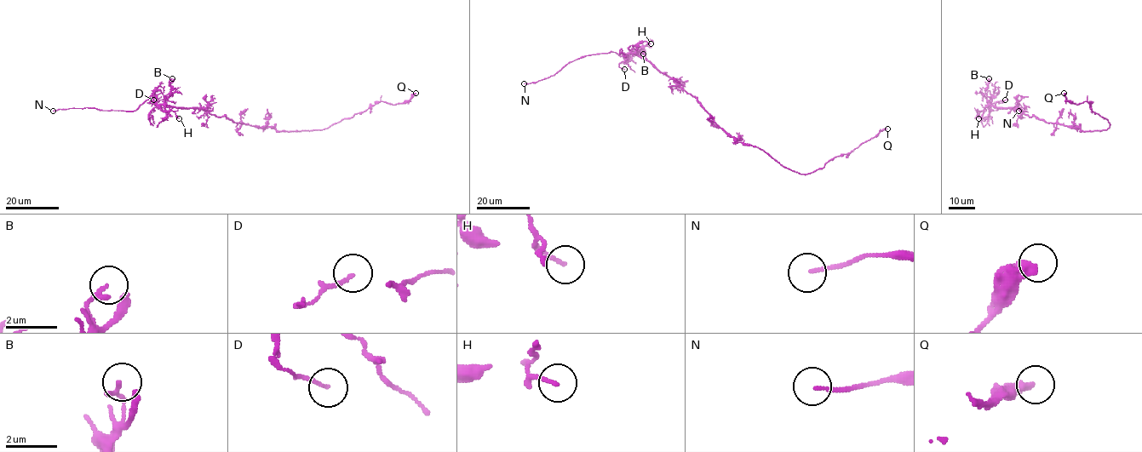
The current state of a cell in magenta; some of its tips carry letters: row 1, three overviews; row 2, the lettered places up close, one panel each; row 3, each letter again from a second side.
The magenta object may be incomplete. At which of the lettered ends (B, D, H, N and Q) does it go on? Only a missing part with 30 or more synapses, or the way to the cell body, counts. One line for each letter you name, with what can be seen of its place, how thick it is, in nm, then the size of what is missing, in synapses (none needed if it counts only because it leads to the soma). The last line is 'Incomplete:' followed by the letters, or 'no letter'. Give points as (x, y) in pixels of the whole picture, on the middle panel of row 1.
N: Place: (524, 83). Thickness 130 nm
Incomplete: N

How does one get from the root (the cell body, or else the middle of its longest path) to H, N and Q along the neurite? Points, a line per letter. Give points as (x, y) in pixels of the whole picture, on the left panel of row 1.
H: (236, 123), (225, 116), (215, 117), (205, 110), (160, 106), (163, 111), (173, 111), (179, 118)
N: (236, 123), (225, 116), (215, 117), (205, 110), (157, 104), (151, 95), (133, 111), (88, 107), (53, 111)
Q: (236, 123), (272, 127), (278, 131), (320, 130), (350, 119), (381, 101), (393, 105), (405, 103), (416, 93)

